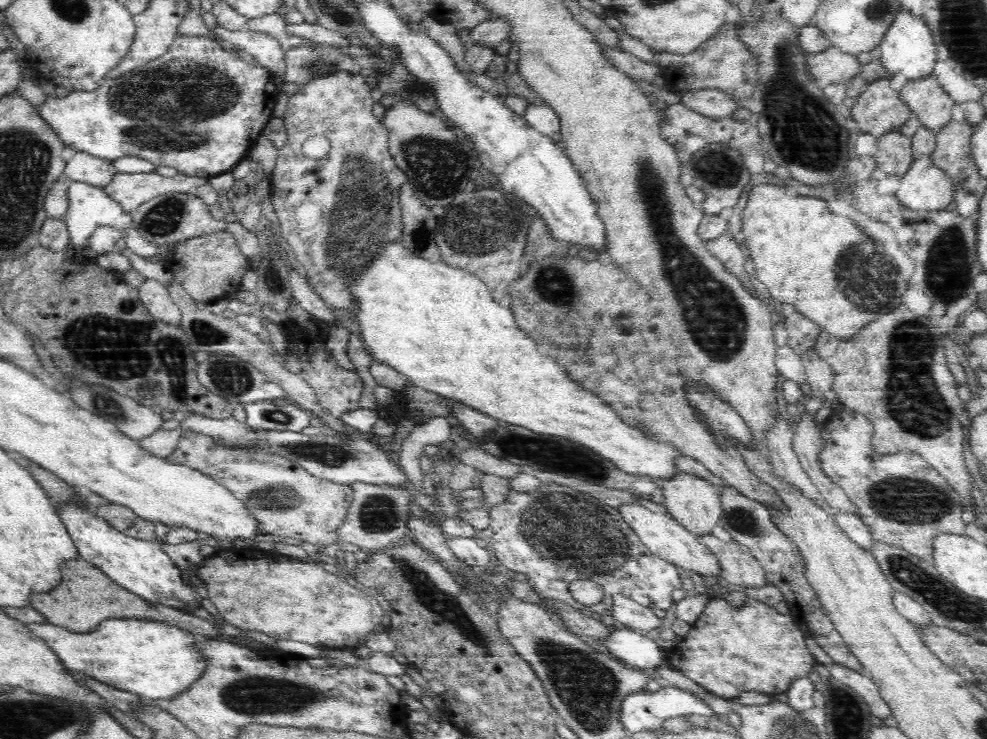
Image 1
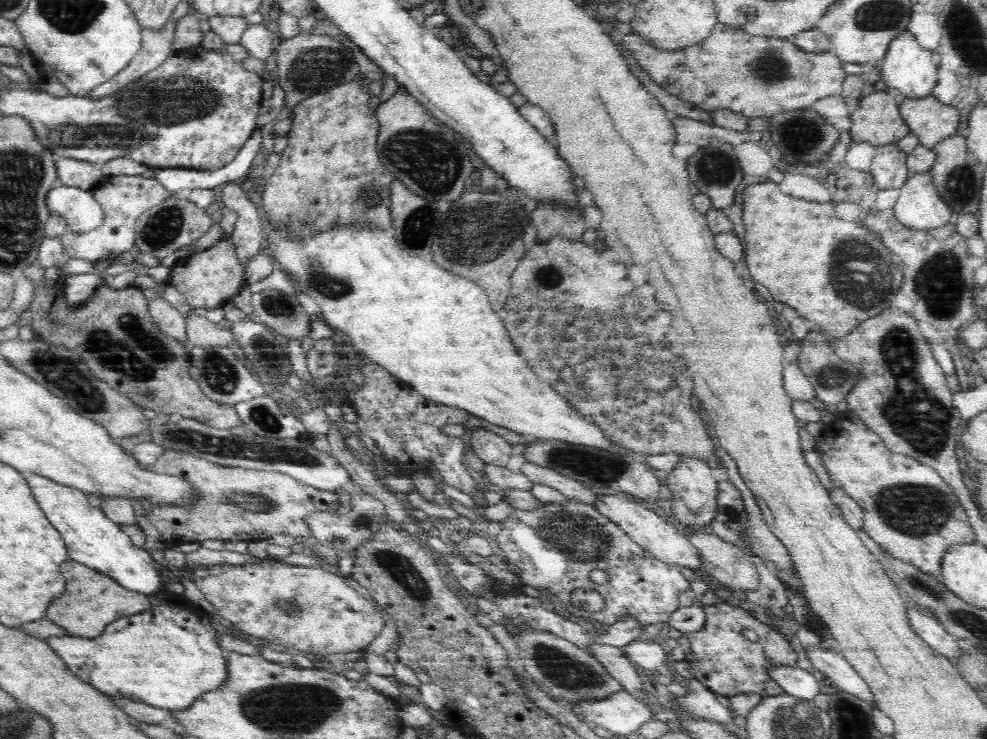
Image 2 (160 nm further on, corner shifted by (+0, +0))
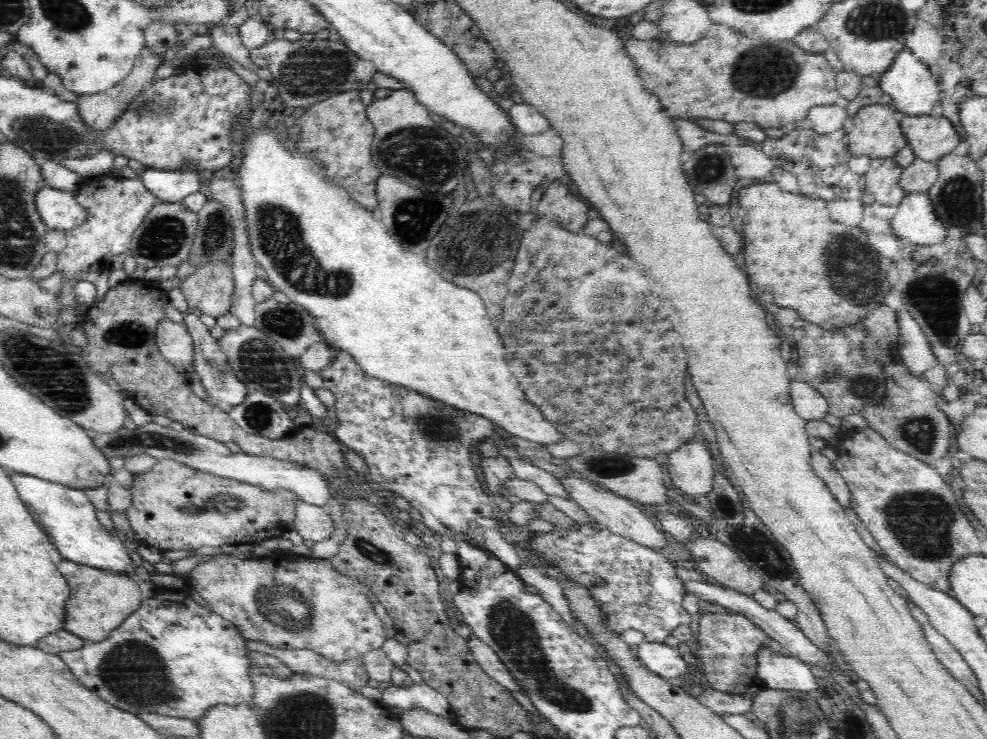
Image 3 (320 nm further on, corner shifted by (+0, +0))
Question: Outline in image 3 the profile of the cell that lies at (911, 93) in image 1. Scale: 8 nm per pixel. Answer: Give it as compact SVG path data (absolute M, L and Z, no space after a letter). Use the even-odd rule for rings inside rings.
M906 115L901 129L915 158L926 162L939 161L963 139L947 116Z

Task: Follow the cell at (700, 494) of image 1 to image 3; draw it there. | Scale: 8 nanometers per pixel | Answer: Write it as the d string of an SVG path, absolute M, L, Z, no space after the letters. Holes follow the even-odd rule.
M697 435L695 441L667 455L666 471L682 495L697 498L711 492L716 472L713 455L702 437Z

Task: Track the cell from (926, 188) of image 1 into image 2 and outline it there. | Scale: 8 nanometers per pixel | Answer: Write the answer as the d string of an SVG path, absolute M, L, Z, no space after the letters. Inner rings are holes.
M931 171L909 175L900 187L893 211L900 222L910 227L938 227L949 223L952 216L950 205L934 185Z

